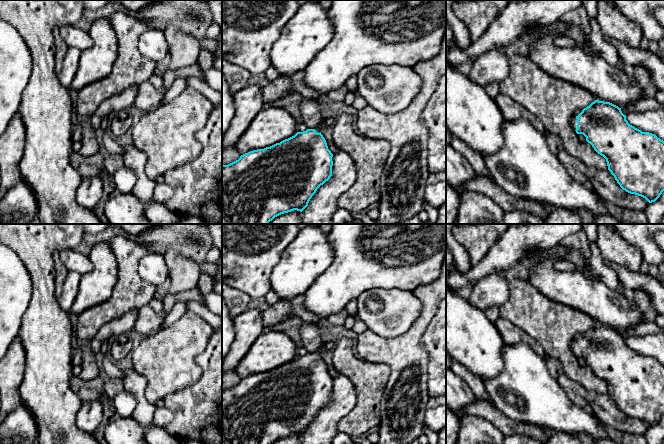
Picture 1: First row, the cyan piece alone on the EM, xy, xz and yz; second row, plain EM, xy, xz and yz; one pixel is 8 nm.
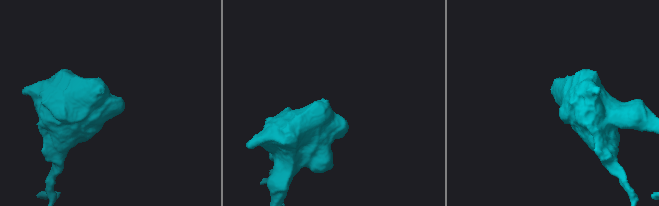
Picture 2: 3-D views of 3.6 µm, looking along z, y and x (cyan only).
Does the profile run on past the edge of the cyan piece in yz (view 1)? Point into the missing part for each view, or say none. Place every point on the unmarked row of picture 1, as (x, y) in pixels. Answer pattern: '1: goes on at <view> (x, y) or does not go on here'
1: goes on at yz (573, 344)

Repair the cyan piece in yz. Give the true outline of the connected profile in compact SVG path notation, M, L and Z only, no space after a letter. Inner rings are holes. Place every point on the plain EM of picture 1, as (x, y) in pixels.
M595 324L578 340L572 340L571 350L583 358L594 374L606 383L608 394L620 411L630 418L655 426L664 415L664 365L655 358L642 356L630 349L621 332Z

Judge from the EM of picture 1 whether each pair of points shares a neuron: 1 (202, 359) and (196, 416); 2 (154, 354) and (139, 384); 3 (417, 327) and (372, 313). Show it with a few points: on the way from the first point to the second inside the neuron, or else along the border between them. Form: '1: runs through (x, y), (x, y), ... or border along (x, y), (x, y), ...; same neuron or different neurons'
1: runs through (208, 373), (208, 395), (201, 402); same neuron
2: border along (132, 368), (146, 381), (144, 393), (146, 399); different neurons
3: border along (422, 304), (412, 325), (391, 338); different neurons

